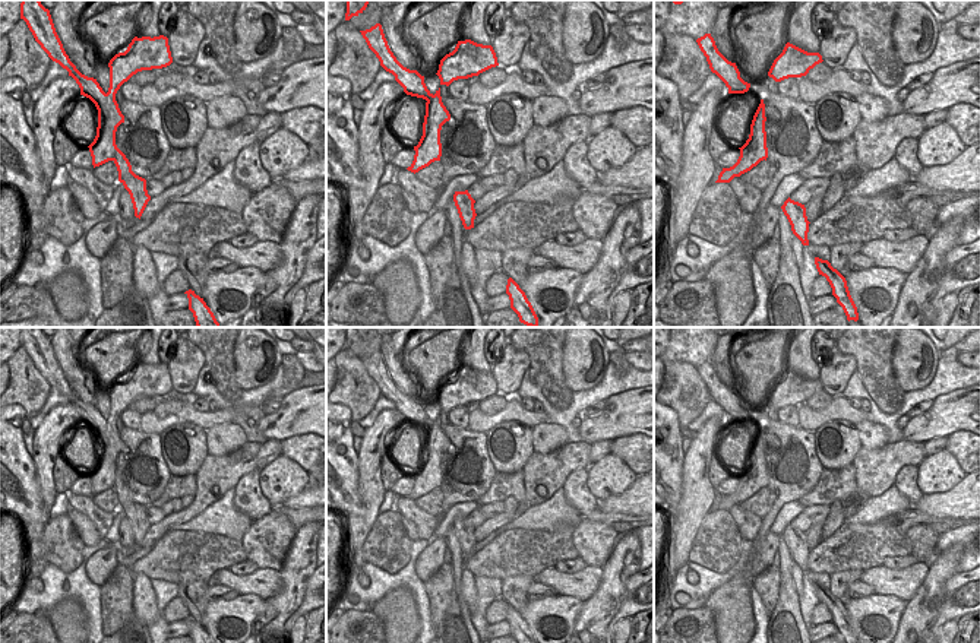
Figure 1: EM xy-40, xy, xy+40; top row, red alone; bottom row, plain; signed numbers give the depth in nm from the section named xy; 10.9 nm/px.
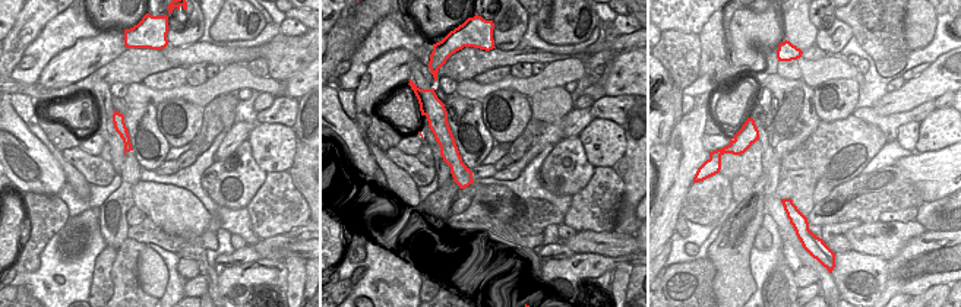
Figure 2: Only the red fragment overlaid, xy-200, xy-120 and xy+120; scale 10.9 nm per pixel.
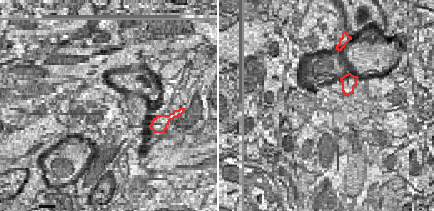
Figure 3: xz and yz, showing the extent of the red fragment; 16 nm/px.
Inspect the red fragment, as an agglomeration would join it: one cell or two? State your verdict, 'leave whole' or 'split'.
split

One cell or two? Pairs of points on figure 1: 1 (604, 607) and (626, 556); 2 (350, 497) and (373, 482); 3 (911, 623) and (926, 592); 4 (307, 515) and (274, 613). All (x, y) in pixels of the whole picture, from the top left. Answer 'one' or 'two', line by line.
1: one
2: two
3: one
4: two

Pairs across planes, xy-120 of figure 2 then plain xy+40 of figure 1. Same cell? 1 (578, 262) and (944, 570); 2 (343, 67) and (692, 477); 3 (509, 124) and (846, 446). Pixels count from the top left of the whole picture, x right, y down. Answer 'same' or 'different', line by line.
1: different
2: different
3: same

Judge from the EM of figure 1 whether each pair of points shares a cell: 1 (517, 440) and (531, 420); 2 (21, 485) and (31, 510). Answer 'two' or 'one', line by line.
1: two
2: one

